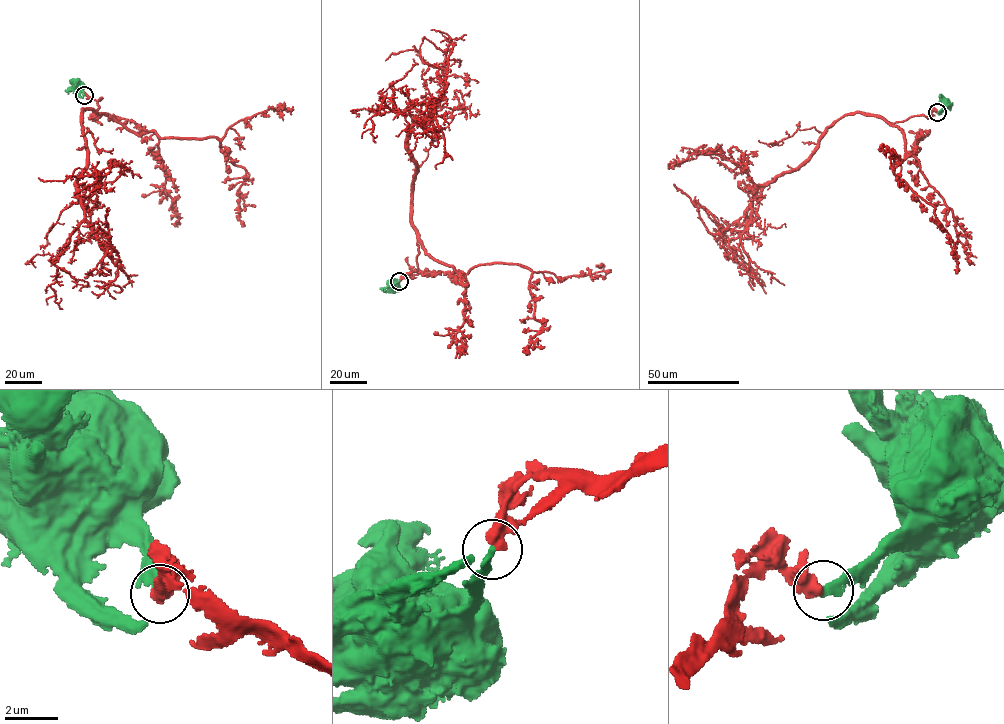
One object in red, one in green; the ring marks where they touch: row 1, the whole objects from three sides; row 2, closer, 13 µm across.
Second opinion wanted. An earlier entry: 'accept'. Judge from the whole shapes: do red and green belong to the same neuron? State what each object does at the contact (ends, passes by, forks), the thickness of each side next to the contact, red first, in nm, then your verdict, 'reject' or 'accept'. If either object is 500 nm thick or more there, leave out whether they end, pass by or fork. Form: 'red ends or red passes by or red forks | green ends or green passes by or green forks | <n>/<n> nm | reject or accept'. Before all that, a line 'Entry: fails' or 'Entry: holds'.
Entry: holds
550/240 nm | accept

